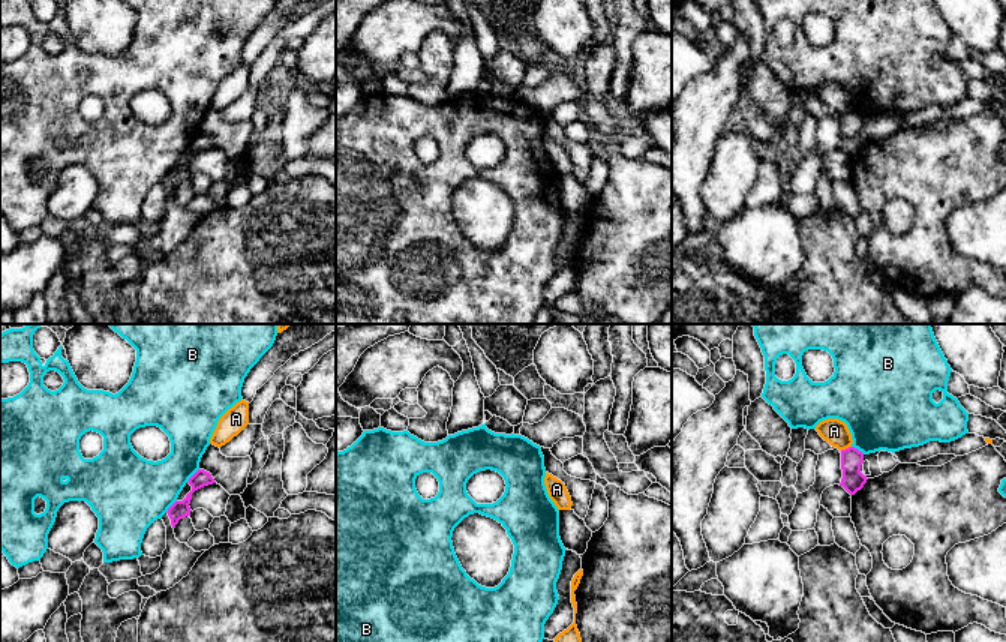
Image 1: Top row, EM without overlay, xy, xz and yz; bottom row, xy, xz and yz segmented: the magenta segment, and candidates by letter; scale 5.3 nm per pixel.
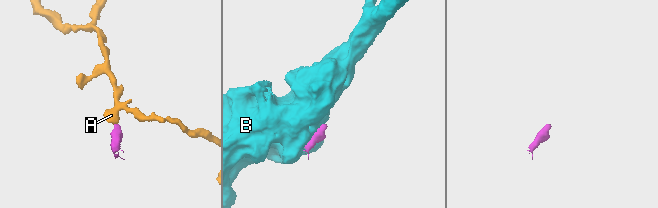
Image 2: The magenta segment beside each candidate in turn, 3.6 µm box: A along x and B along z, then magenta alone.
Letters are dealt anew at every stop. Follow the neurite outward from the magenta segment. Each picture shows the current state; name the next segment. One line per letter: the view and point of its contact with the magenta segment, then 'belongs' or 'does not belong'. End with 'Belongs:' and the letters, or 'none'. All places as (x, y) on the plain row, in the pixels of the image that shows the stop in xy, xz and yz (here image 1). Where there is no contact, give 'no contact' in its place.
A: contact yz (846, 113); does not belong
B: contact xy (192, 140); does not belong
Belongs: none

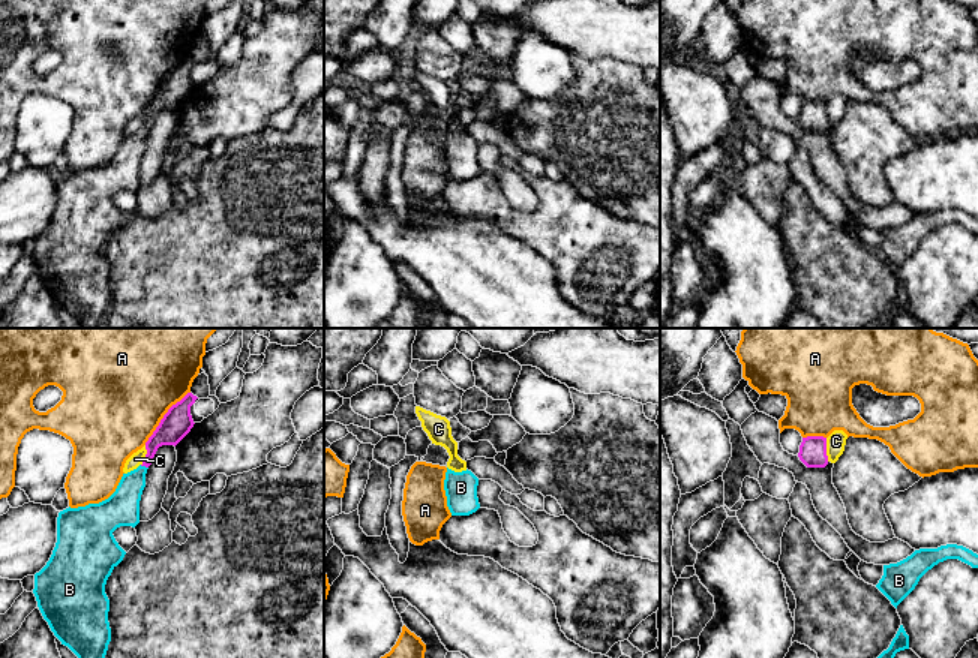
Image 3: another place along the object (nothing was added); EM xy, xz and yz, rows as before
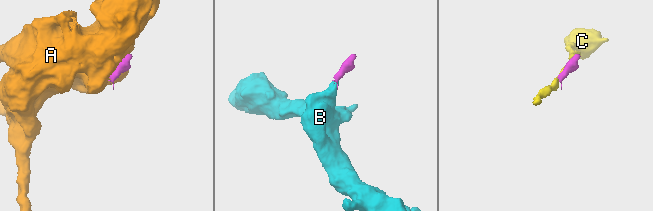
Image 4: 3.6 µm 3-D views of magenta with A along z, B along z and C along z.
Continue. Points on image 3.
A: contact xy (164, 81); does not belong
B: contact xy (144, 129); belongs
C: contact yz (825, 114); does not belong
Belongs: B

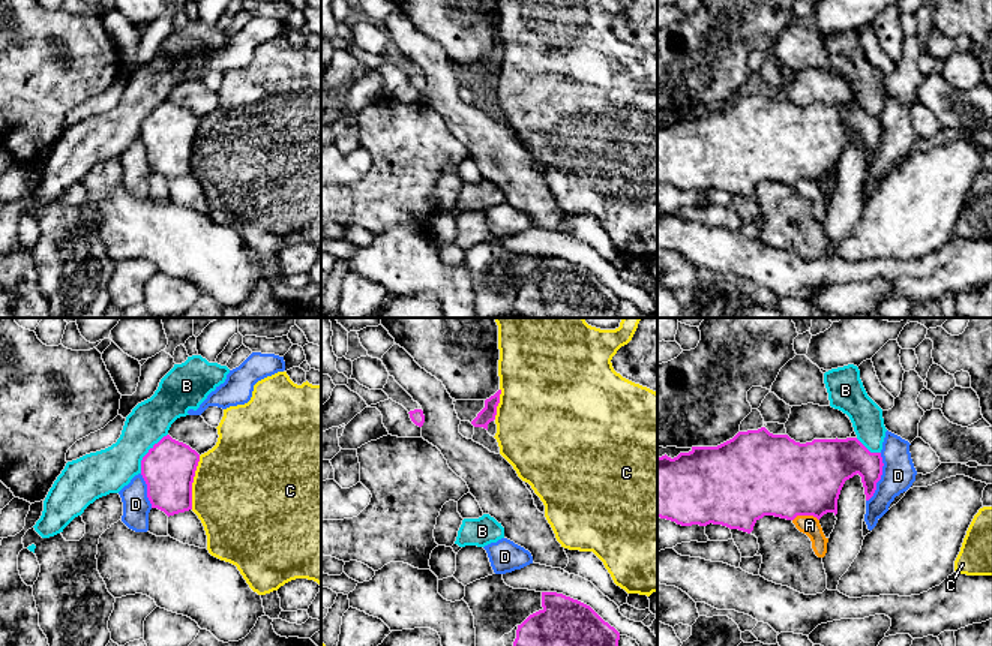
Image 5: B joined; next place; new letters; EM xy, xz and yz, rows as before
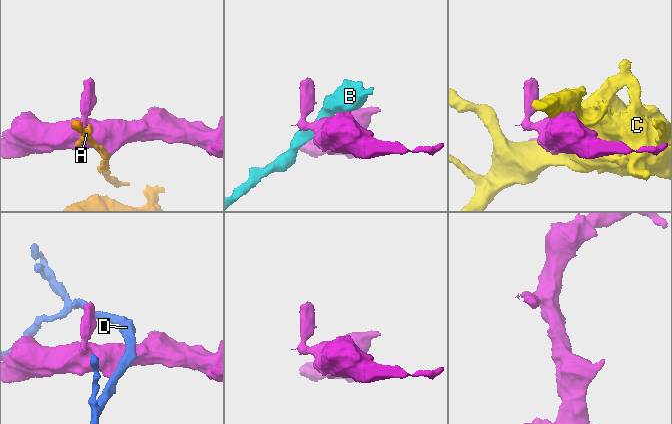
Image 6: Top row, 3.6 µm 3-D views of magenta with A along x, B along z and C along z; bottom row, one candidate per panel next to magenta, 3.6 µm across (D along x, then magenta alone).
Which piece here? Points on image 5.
A: contact yz (805, 179); does not belong
B: contact xy (147, 117); does not belong
C: contact xy (192, 146); does not belong
D: contact yz (880, 141); does not belong
Belongs: none

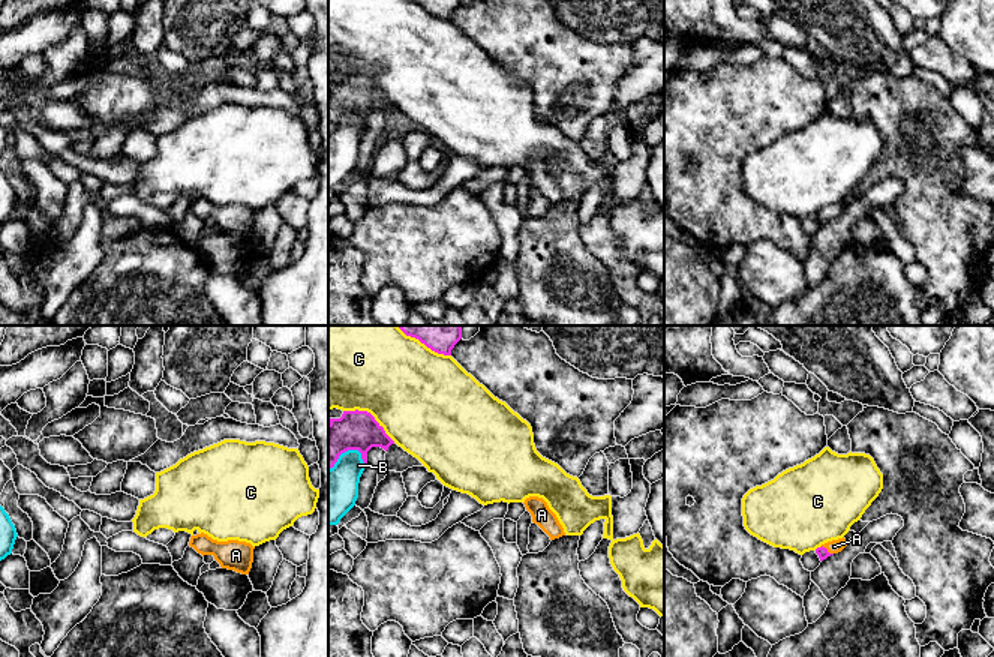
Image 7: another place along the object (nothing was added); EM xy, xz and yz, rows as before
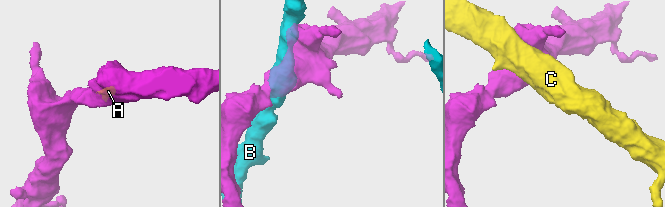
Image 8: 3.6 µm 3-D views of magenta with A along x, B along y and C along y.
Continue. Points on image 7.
A: contact yz (826, 213); belongs
B: contact xz (344, 116); does not belong
C: contact xz (371, 78); does not belong
Belongs: A

